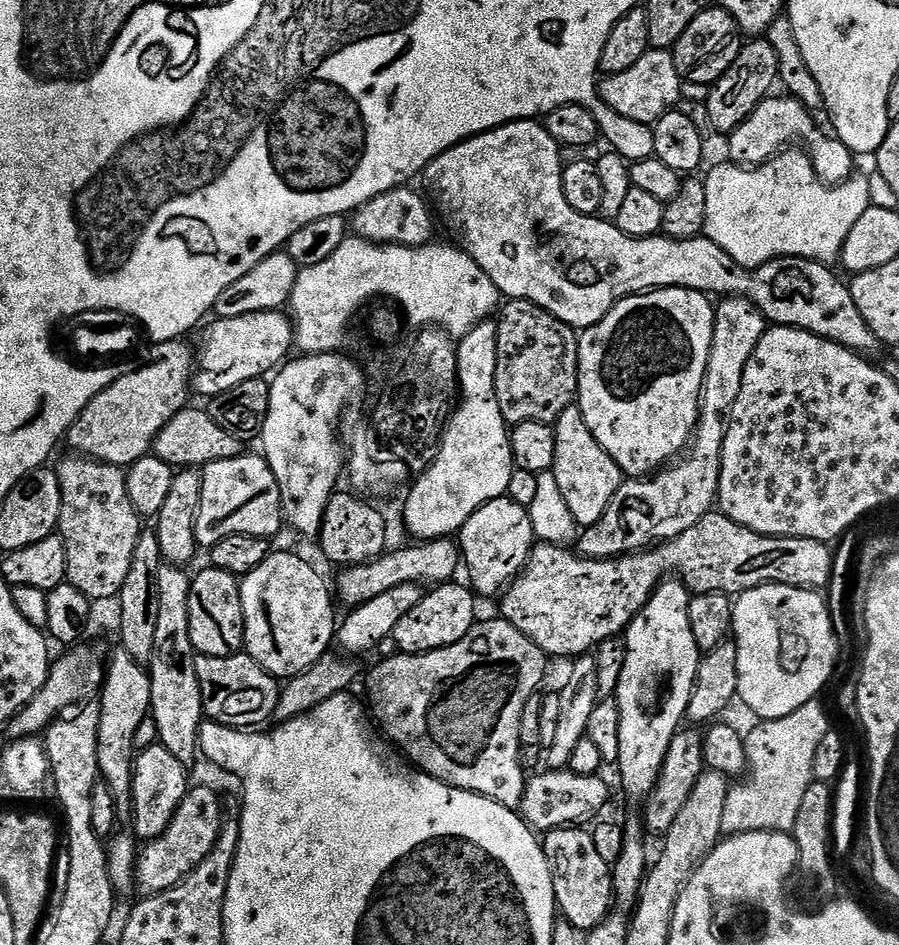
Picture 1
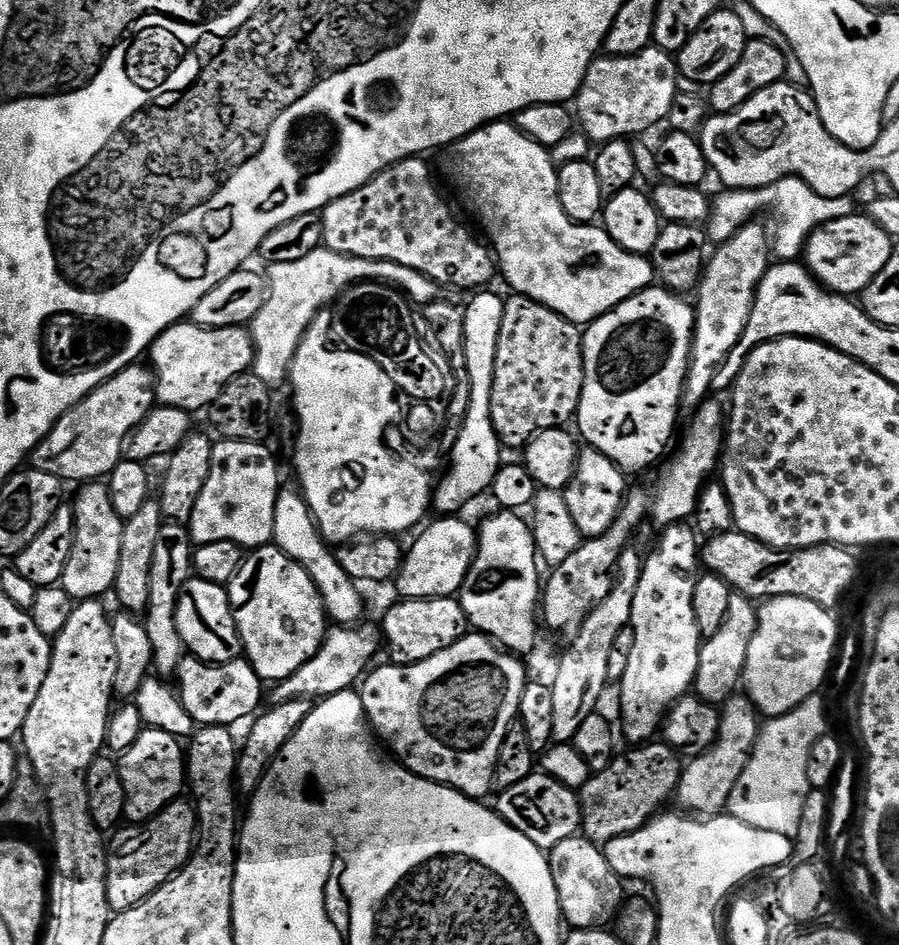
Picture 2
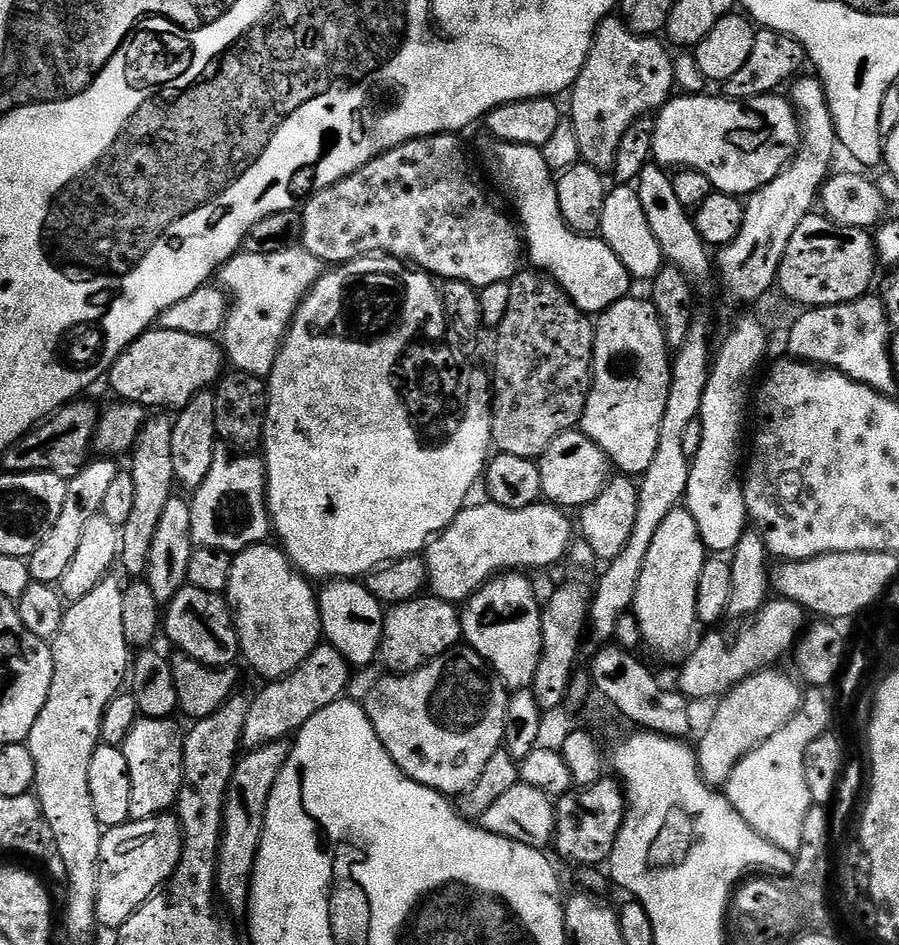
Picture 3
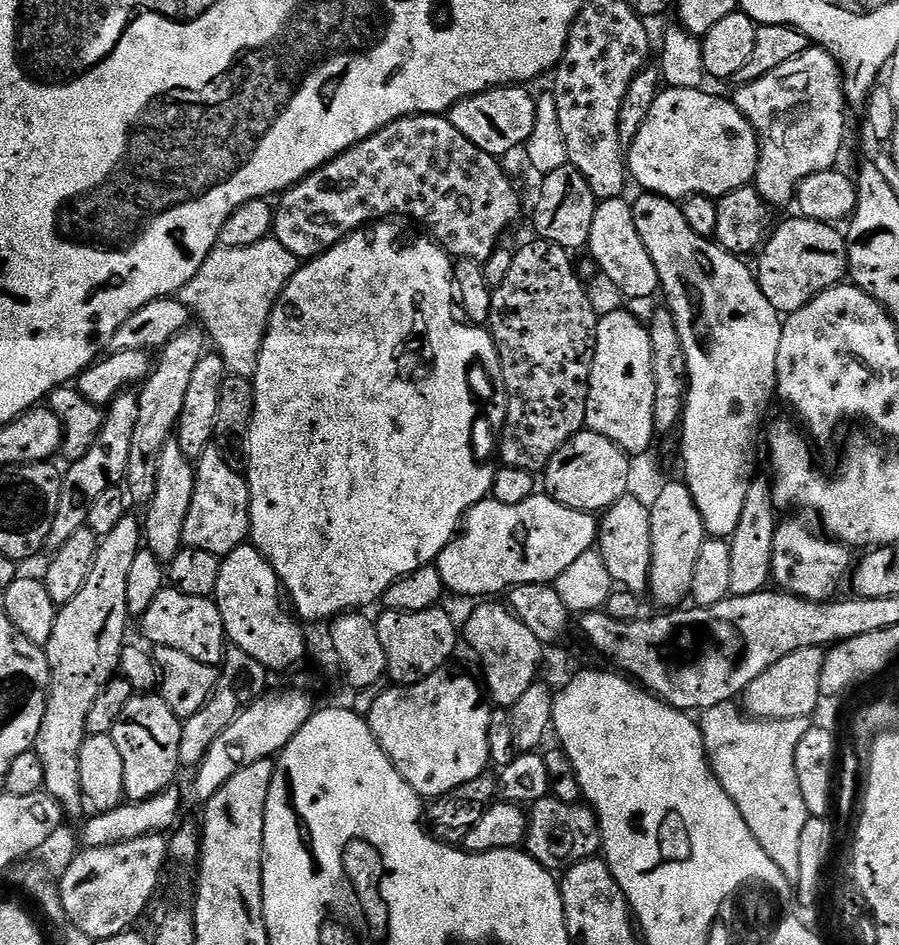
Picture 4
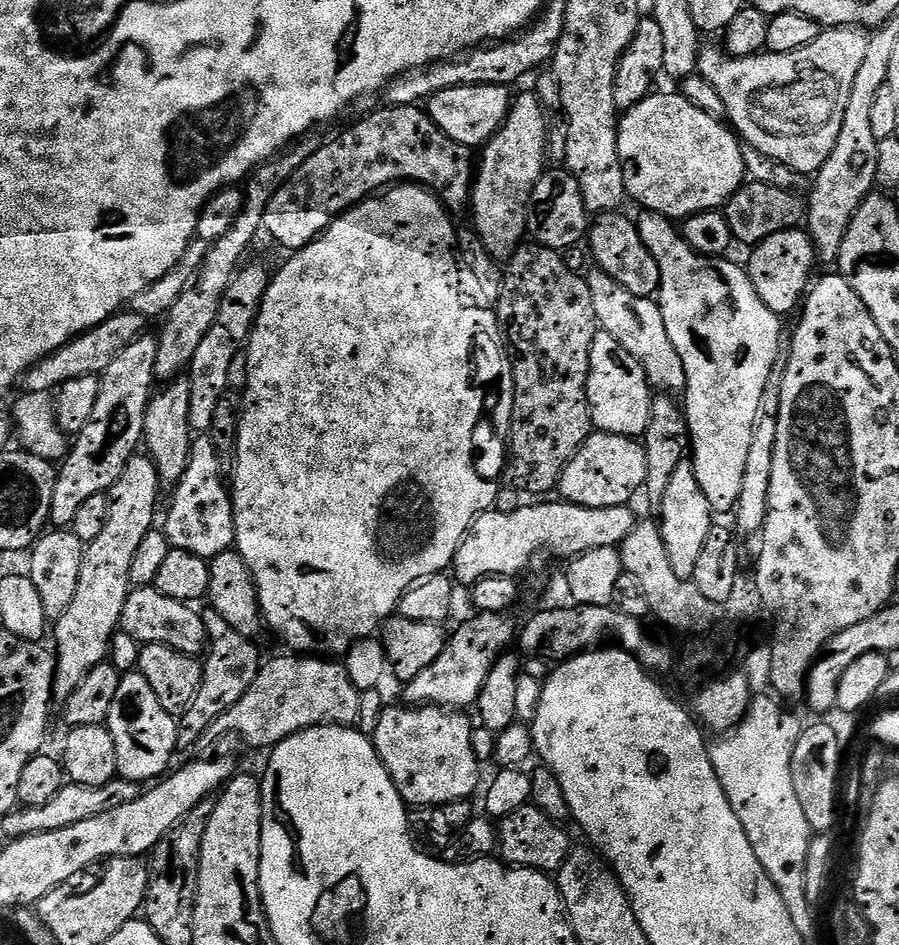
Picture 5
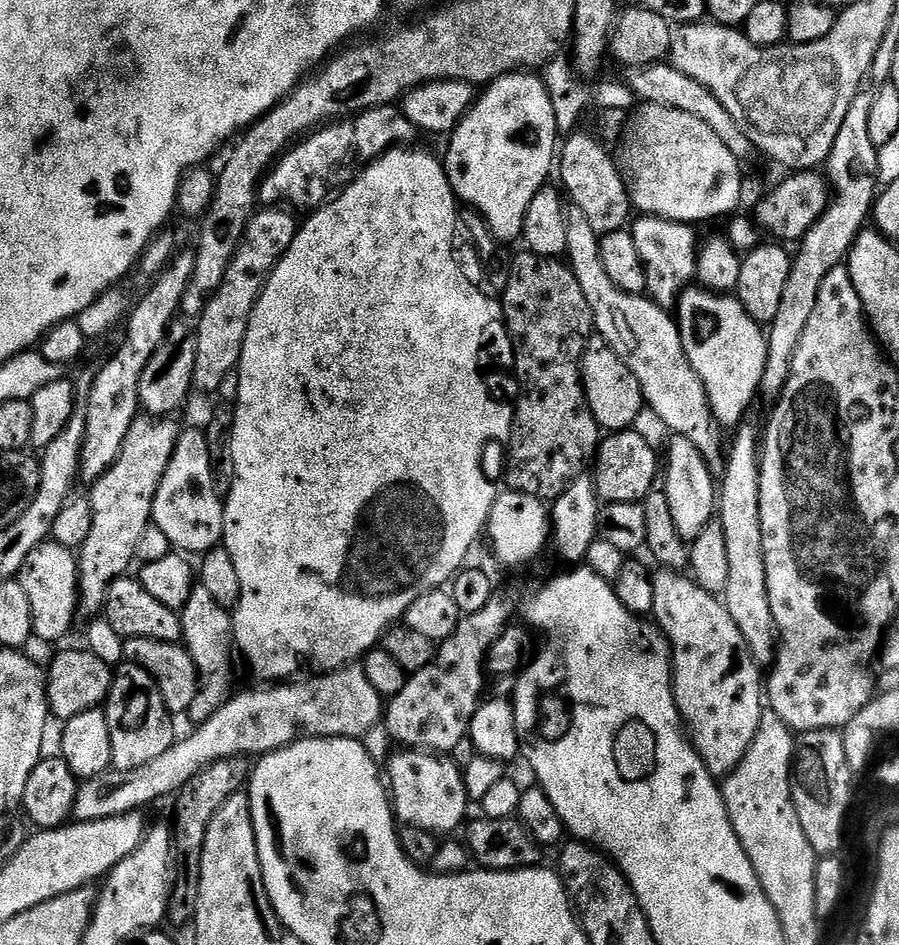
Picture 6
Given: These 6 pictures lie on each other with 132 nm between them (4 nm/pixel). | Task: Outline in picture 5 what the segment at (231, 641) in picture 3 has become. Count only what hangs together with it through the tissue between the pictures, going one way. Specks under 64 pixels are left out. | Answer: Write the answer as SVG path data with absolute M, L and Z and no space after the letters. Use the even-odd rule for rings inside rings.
M136 586L129 591L126 606L122 606L119 631L125 632L140 646L161 644L187 656L200 658L205 655L208 635L203 615L192 608L195 607L191 603L166 598L166 594L162 594L154 586Z

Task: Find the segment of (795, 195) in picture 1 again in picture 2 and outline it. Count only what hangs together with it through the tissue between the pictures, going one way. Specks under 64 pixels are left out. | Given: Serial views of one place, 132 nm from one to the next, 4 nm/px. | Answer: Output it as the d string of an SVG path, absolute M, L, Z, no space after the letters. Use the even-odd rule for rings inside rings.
M797 176L784 177L765 188L724 190L720 197L712 200L712 215L706 222L709 241L722 245L744 225L753 223L759 212L772 212L778 228L774 230L774 256L780 262L796 262L803 257L808 239L817 228L834 222L838 218L853 215L852 200L820 197L804 180Z

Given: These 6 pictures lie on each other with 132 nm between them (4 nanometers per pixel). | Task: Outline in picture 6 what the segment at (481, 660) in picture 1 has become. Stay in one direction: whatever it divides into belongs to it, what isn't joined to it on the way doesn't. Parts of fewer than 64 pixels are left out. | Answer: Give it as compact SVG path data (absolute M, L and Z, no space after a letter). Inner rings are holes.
M419 750L393 751L386 764L386 776L390 781L394 816L401 825L435 834L452 834L460 823L465 823L470 801L464 774L447 755L425 754Z

